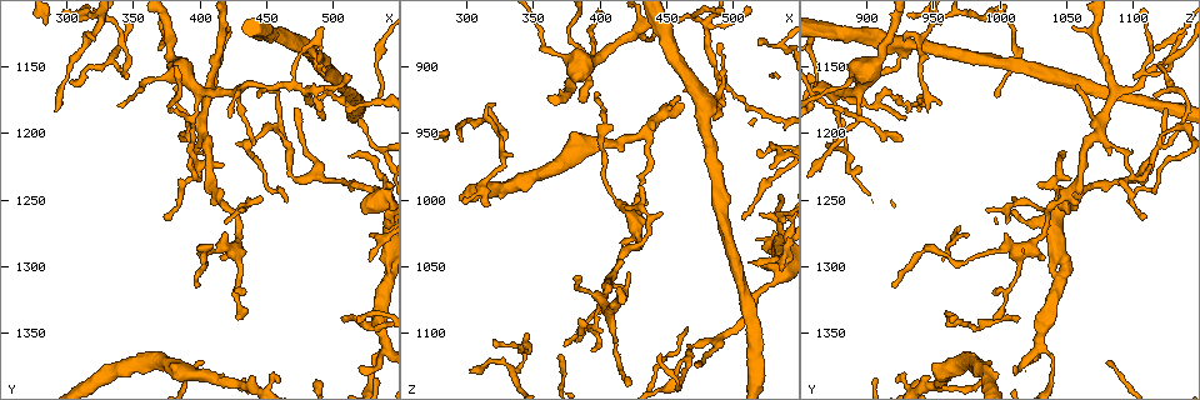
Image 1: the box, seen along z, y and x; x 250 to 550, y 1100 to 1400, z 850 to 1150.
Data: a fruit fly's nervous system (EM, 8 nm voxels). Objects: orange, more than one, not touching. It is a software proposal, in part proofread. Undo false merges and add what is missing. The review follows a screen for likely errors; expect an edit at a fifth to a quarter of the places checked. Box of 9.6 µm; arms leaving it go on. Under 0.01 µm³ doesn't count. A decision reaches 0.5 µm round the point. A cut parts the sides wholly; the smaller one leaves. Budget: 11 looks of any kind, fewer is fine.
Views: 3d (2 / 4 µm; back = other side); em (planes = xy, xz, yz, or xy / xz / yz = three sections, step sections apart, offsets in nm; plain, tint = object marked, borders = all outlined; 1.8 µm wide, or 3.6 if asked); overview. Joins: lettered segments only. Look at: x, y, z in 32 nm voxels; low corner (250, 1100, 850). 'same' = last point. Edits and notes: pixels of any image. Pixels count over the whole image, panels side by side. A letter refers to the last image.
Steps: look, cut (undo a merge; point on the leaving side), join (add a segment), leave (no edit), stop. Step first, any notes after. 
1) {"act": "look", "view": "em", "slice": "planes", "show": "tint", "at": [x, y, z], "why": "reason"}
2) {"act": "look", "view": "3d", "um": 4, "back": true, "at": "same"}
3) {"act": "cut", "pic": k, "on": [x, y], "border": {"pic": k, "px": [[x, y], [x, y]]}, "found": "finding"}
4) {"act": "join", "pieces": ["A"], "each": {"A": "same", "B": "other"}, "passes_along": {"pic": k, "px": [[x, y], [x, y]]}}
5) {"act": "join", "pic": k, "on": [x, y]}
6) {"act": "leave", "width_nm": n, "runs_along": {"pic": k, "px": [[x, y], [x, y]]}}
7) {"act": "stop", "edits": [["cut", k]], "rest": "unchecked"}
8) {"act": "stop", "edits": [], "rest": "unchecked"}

{"act": "look", "view": "em", "slice": "xy", "step": 8, "show": "borders", "at": [444, 1208, 878], "why": "thin end"}

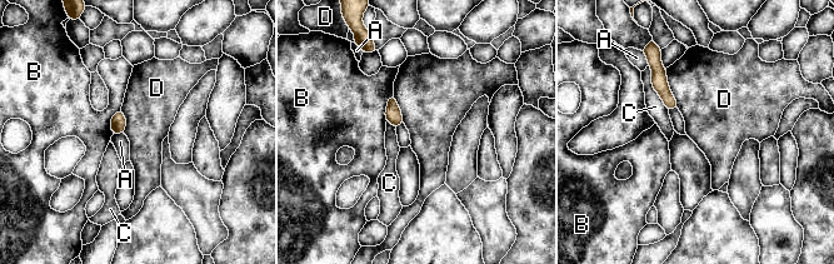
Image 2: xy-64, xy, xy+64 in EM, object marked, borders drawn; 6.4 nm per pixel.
{"act": "look", "view": "em", "slice": "planes", "show": "borders", "at": "same"}

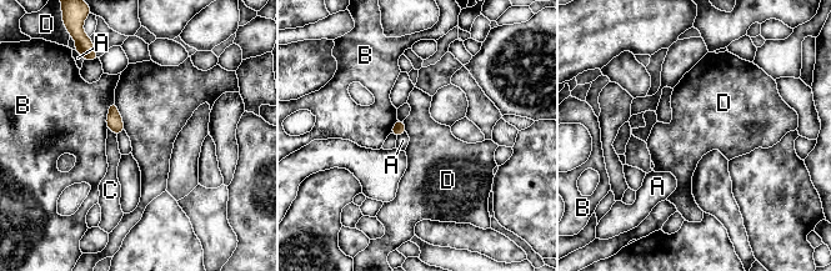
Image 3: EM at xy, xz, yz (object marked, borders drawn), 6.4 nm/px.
{"act": "leave", "width_nm": 80, "each": {"A": "other", "B": "other", "C": "other", "D": "other"}, "border": {"pic": 3, "px": [[114, 103], [125, 129]]}, "found": "none of them fits"}

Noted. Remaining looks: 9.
{"act": "look", "view": "em", "slice": "xy", "step": 8, "show": "borders", "at": [398, 1316, 918]}

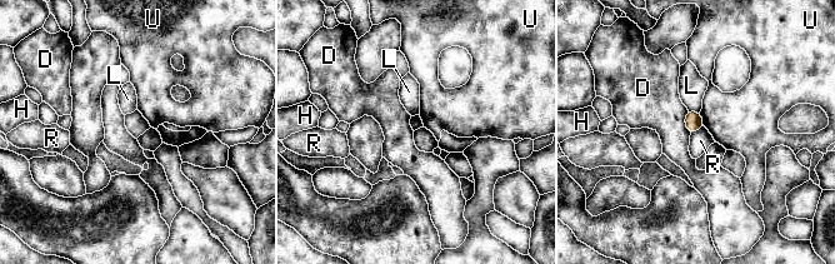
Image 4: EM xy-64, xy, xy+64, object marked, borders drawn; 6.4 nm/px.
{"act": "look", "view": "em", "slice": "planes", "show": "borders", "at": "same"}

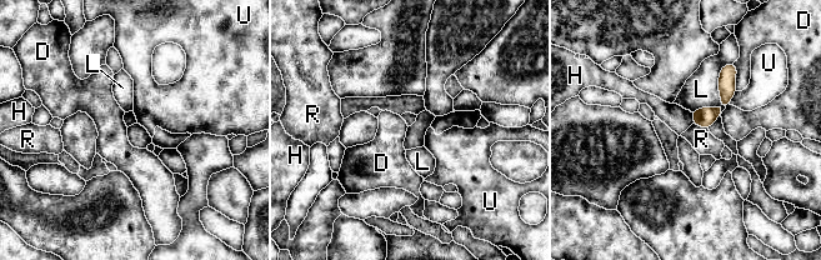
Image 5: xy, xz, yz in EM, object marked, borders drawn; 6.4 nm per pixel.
{"act": "leave", "each": {"D": "other", "H": "other", "L": "other", "R": "other", "U": "other"}, "border": {"pic": 5, "px": [[694, 123], [707, 129]]}, "found": "no lettered segment goes on from it"}

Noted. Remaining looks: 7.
{"act": "look", "view": "3d", "um": 4, "at": [506, 1340, 1012]}

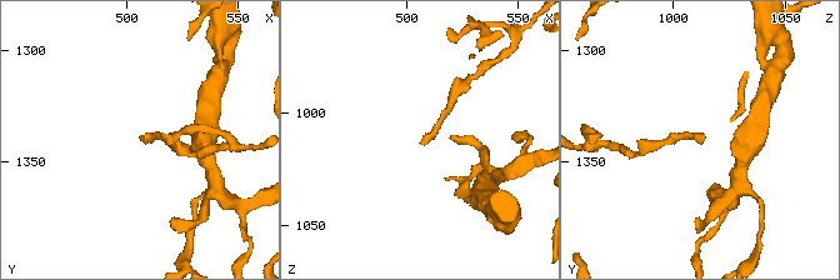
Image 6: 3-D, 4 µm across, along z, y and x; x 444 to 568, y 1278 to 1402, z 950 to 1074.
{"act": "look", "view": "em", "slice": "planes", "show": "borders", "at": [507, 1338, 1014]}

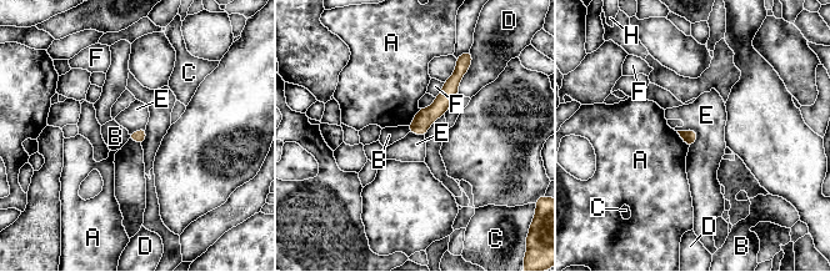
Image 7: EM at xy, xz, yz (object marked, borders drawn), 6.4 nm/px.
{"act": "leave", "each": {"A": "other", "B": "other", "C": "other", "D": "other", "E": "other", "F": "other", "H": "other"}, "border": {"pic": 7, "px": [[678, 130], [693, 130], [695, 142]]}, "found": "none of them fits"}

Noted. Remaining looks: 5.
{"act": "look", "view": "em", "slice": "planes", "show": "borders", "at": [492, 1232, 1104]}

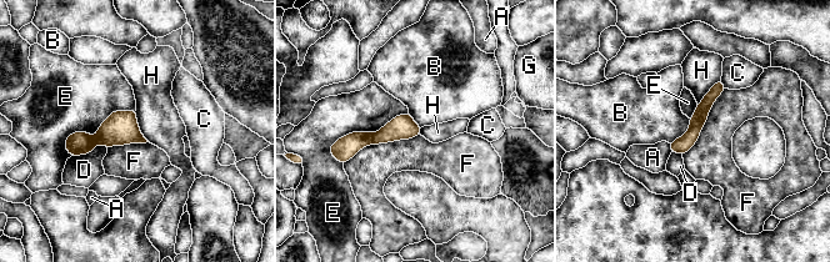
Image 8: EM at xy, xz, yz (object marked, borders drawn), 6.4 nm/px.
{"act": "cut", "pic": 8, "on": [346, 147], "longest_contact_nm": ["E", 550], "each": {"A": "other", "B": "other", "C": "other", "D": "other", "E": "other", "F": "other", "G": "other", "H": "other"}, "border": {"pic": 8, "px": [[371, 135], [373, 142]]}, "found": "two neurons meet here"}

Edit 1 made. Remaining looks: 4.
{"act": "look", "view": "overview"}

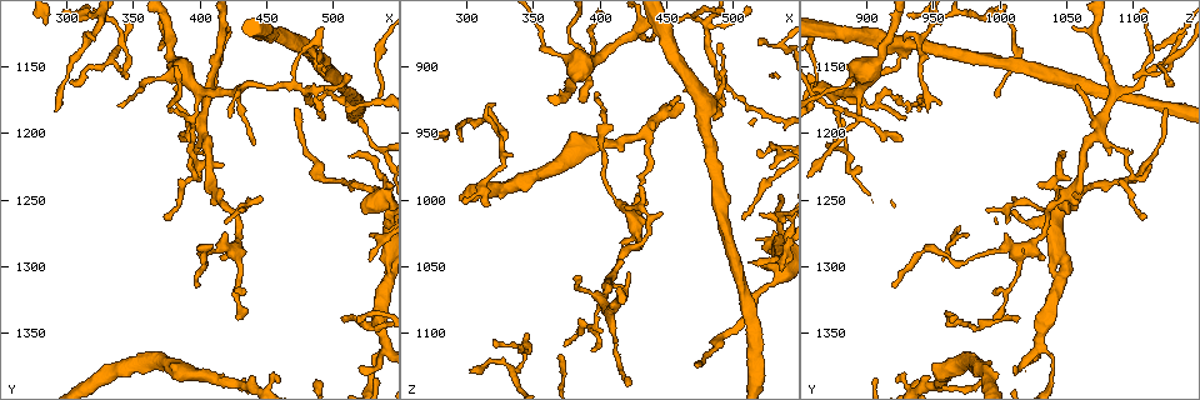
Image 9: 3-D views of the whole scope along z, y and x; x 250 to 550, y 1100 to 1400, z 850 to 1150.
{"act": "look", "view": "3d", "um": 2, "at": [526, 1258, 1052], "why": "branch stops here"}

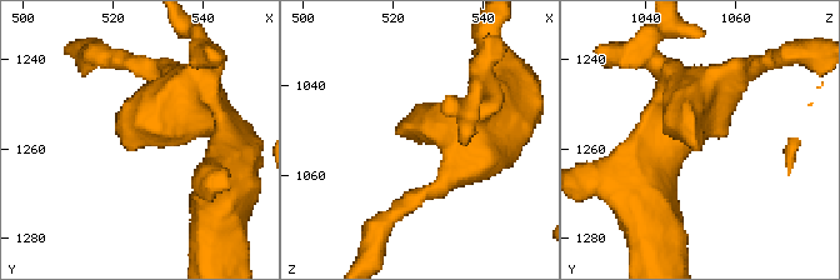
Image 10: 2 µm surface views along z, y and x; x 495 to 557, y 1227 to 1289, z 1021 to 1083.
{"act": "look", "view": "em", "um": 3.6, "slice": "yz", "step": 8, "show": "tint", "at": [524, 1260, 1052]}

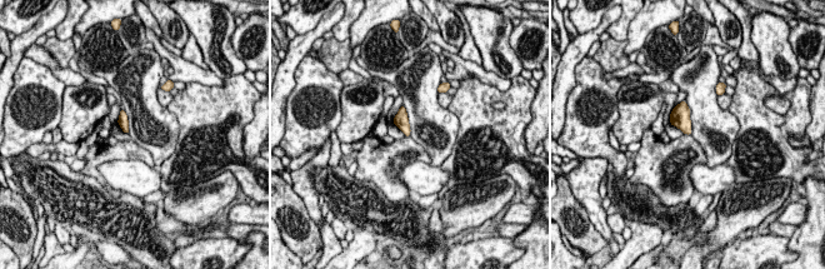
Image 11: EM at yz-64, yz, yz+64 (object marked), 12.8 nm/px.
{"act": "look", "view": "em", "um": 3.6, "slice": "planes", "show": "borders", "at": "same"}

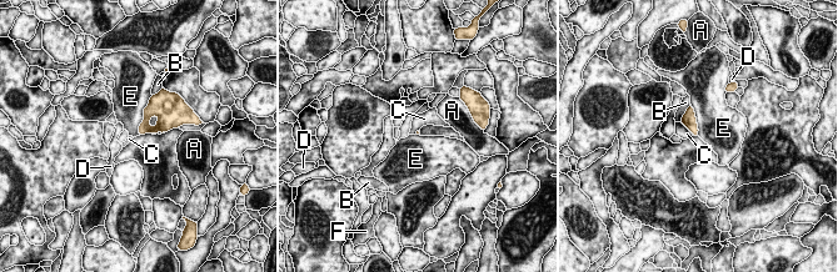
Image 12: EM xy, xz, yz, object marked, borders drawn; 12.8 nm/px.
{"act": "leave", "longest_contact_nm": ["E", 550], "each": {"A": "other", "B": "other", "C": "other", "D": "other", "E": "other", "F": "other"}, "found": "none of them fits"}

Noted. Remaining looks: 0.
{"act": "stop", "edits": [["cut", 8]], "rest": "unchecked"}

